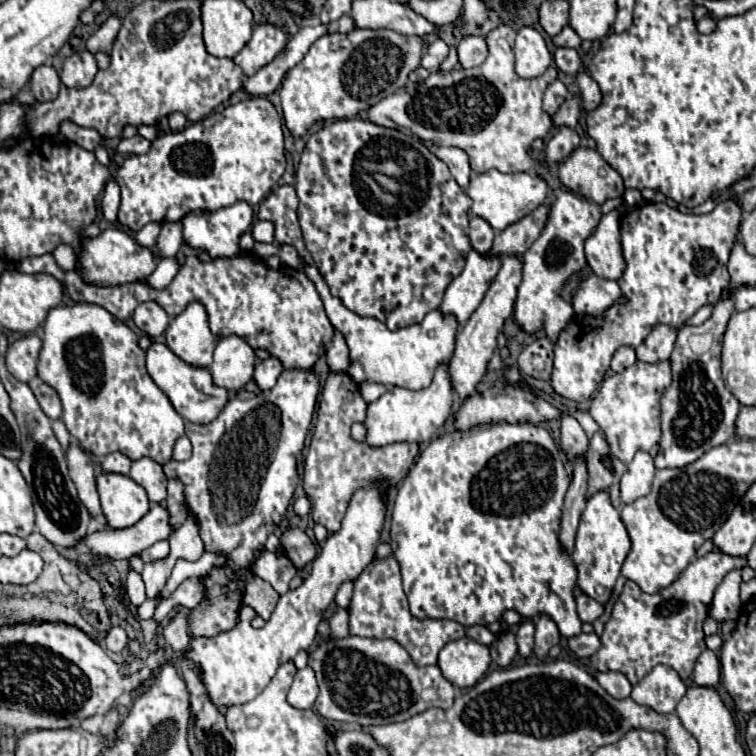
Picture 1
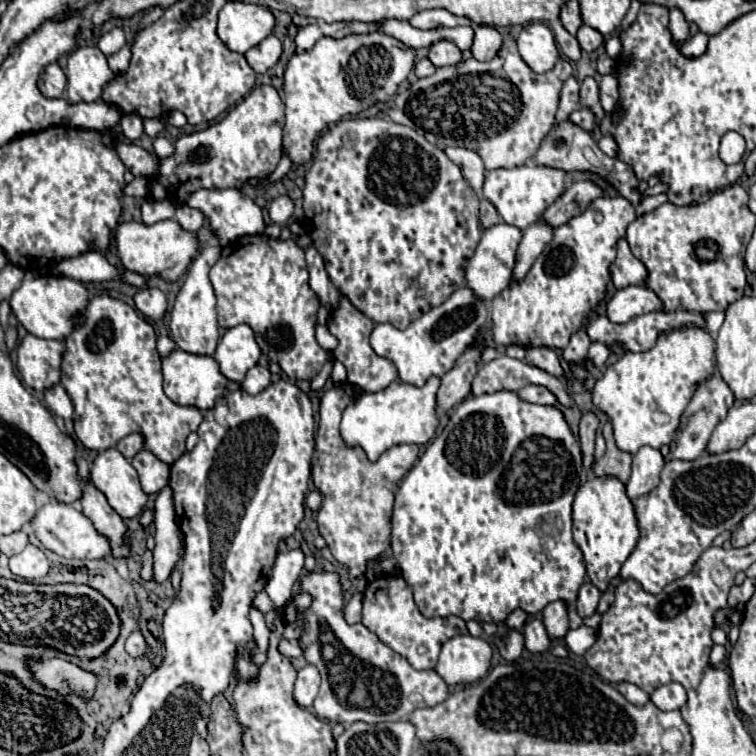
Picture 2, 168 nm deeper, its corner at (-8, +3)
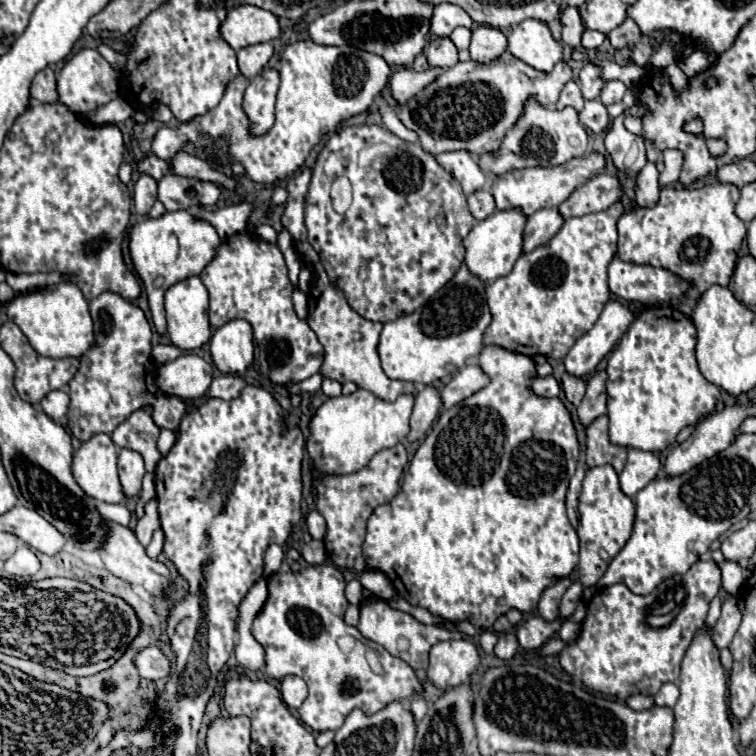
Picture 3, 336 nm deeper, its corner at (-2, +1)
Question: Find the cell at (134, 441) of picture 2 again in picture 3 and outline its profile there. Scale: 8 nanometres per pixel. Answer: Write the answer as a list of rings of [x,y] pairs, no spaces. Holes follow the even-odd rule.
[[[144,406],[128,416],[114,432],[112,432],[112,442],[120,448],[130,448],[136,450],[144,462],[146,462],[146,472],[154,472],[158,460],[162,454],[156,448],[160,428],[152,420],[152,408]]]

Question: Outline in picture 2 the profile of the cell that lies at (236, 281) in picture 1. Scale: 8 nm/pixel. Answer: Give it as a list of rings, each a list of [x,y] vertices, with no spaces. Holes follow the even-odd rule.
[[[264,234],[242,236],[224,246],[220,260],[210,268],[210,282],[218,298],[218,324],[222,328],[248,324],[254,330],[260,350],[268,354],[270,360],[278,362],[290,380],[310,380],[320,372],[328,358],[328,352],[316,342],[316,314],[320,310],[320,300],[308,286],[304,250],[294,240],[274,240]]]

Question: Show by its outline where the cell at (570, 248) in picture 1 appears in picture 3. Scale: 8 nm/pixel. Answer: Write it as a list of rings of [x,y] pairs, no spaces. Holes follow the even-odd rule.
[[[616,202],[602,212],[568,218],[562,230],[548,244],[538,246],[528,254],[522,254],[508,276],[490,282],[486,286],[486,298],[492,312],[492,322],[484,332],[484,344],[496,344],[526,356],[542,354],[546,358],[564,358],[572,348],[572,344],[594,326],[604,304],[610,298],[606,268],[610,260],[616,256],[616,242],[618,242],[616,222],[622,214],[624,206]]]

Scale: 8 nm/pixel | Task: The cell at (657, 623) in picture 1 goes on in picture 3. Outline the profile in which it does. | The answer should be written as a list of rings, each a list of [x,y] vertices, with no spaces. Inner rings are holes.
[[[712,560],[692,564],[688,572],[664,580],[654,592],[646,596],[630,592],[624,584],[600,588],[586,606],[580,636],[560,652],[560,666],[566,674],[580,678],[584,686],[602,692],[606,696],[614,696],[620,702],[624,702],[632,694],[654,696],[662,684],[678,680],[684,652],[692,642],[694,632],[704,626],[708,604],[718,594],[718,590],[720,590],[720,568],[716,568],[716,562]]]

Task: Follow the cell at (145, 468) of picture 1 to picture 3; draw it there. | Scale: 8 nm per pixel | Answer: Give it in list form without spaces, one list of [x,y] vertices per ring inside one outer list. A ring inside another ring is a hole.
[[[120,448],[118,450],[118,476],[120,476],[122,492],[126,498],[134,498],[140,494],[144,474],[146,470],[144,470],[142,456],[134,450]]]

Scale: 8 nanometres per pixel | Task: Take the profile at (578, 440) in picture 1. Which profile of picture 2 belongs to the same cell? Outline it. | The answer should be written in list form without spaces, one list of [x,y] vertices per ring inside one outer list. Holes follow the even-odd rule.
[[[500,356],[500,358],[480,366],[480,370],[474,378],[474,384],[472,384],[472,394],[480,396],[480,394],[502,392],[502,390],[516,392],[528,384],[546,386],[558,398],[558,402],[562,406],[572,408],[572,400],[560,378],[556,378],[536,366],[530,366],[522,360],[508,358],[508,356]]]

